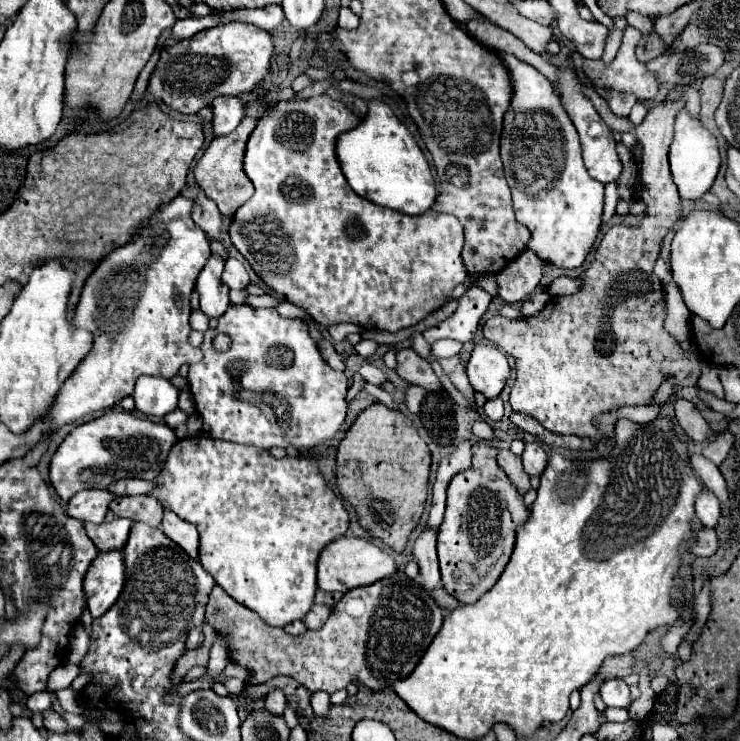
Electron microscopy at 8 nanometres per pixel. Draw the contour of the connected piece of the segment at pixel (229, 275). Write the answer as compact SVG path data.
M229 257L223 271L223 283L229 289L245 289L249 285L249 273L243 267L243 263L235 257Z

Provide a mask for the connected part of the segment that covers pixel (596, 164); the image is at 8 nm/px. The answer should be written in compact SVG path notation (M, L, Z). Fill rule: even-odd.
M557 63L561 69L563 69L563 75L561 75L561 101L563 101L563 107L567 109L567 115L571 117L573 125L577 127L579 131L579 137L581 137L581 147L583 147L583 161L585 161L585 167L589 171L589 175L601 183L611 183L611 181L617 181L619 175L621 175L621 161L617 157L617 151L615 151L615 139L613 139L613 133L611 129L603 123L603 119L599 117L599 113L595 111L595 107L591 105L591 101L583 95L583 91L579 89L579 79L575 75L575 69L573 65L569 63Z

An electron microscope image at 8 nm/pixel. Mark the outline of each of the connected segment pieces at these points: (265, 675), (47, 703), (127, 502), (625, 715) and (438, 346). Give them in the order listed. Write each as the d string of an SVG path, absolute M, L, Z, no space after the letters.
M397 571L391 579L381 579L373 585L347 591L343 599L333 607L331 617L325 621L321 629L307 631L305 635L297 635L297 637L285 633L281 627L267 625L255 611L243 607L241 603L225 595L225 591L219 585L215 585L211 591L205 619L215 627L215 631L231 635L229 637L231 659L235 657L237 663L251 669L249 683L265 683L275 675L289 675L313 693L315 691L335 693L339 689L345 689L349 683L357 683L357 681L359 685L377 691L409 677L443 623L435 599L417 581L407 579L403 571Z
M41 691L41 693L29 695L29 699L27 699L27 703L25 703L25 705L27 705L33 713L37 713L37 711L51 709L55 701L57 701L57 697L55 697L55 693L53 693L53 691Z
M137 495L137 497L115 497L109 505L117 517L127 517L133 521L143 521L153 527L161 525L163 507L153 495Z
M607 707L607 709L605 709L605 719L607 719L607 721L625 723L625 721L629 719L629 711L627 711L627 709L619 709L619 707Z
M443 339L443 341L437 341L431 345L431 355L435 359L443 359L443 357L453 357L461 351L461 343L455 343L455 341L449 341L449 339Z

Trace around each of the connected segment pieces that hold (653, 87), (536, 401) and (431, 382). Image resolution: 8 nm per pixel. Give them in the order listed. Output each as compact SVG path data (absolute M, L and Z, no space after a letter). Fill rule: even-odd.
M627 25L625 33L623 33L621 49L619 49L617 57L611 63L603 63L601 59L583 59L583 71L593 81L595 87L611 89L611 91L617 91L617 93L631 93L641 103L651 101L653 97L657 97L657 93L659 93L659 77L655 73L649 73L647 65L637 61L637 57L635 57L635 45L639 43L639 39L641 39L641 31L631 27L631 25Z
M683 101L655 105L649 109L643 123L635 127L635 135L643 147L640 163L640 180L643 185L641 199L647 203L647 217L643 223L639 227L613 225L603 235L593 263L579 275L581 289L577 293L551 299L545 309L533 317L521 317L513 321L503 315L493 315L483 325L485 339L493 341L501 351L515 357L517 381L509 397L513 411L535 417L549 431L563 435L571 433L577 437L589 437L595 443L605 443L607 437L597 429L597 425L593 425L593 419L599 419L601 415L621 405L649 405L659 385L669 375L677 377L677 387L695 385L701 377L705 361L699 355L683 351L681 345L677 345L677 339L673 339L665 329L667 303L661 281L653 273L655 261L659 257L659 243L681 217L681 197L677 195L677 185L671 179L667 153L673 137L675 115L683 105Z
M401 349L397 353L397 373L405 381L425 387L431 393L441 391L441 381L435 375L433 367L423 357L419 357L413 349Z

